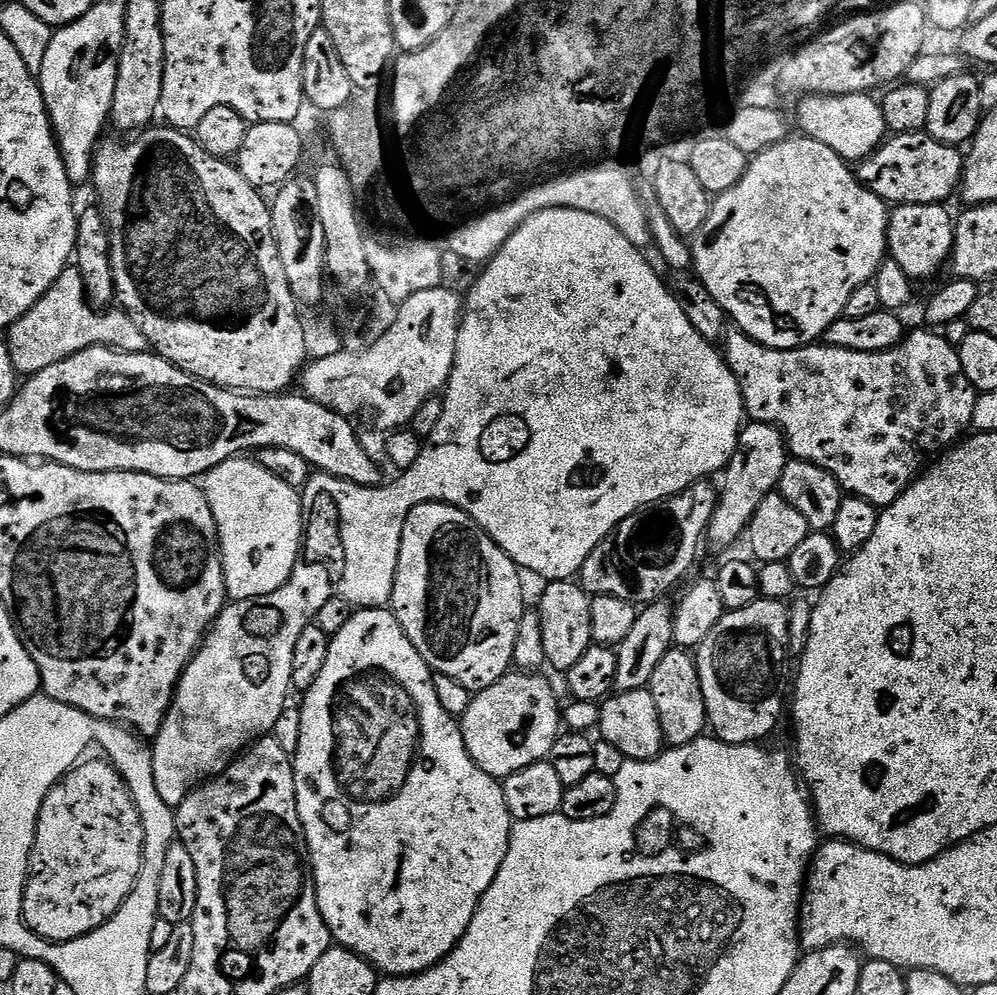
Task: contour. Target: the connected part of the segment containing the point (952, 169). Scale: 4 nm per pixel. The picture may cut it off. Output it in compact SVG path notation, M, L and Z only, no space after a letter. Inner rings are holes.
M902 132L885 139L865 160L859 161L858 179L889 205L944 204L960 187L965 157L959 147L939 144L924 132Z

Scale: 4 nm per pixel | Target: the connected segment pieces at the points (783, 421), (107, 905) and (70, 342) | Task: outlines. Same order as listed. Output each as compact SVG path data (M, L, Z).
M732 330L722 340L722 355L724 361L728 363L728 368L736 376L736 381L740 383L745 413L755 423L772 424L775 428L780 429L784 434L788 451L795 459L808 460L820 468L825 468L840 483L841 489L845 493L862 498L866 502L876 505L877 509L883 510L889 508L911 486L912 481L925 471L929 461L939 457L945 450L951 449L972 428L974 406L978 393L970 382L970 378L966 378L966 374L962 370L958 348L952 345L939 331L928 331L932 332L909 331L900 343L885 352L855 352L854 350L842 350L827 346L778 350L762 346L757 340L750 339L745 332Z
M38 813L28 881L24 884L24 922L28 929L44 940L64 943L102 928L111 916L121 911L119 908L140 876L140 867L146 863L144 838L112 836L112 828L108 828L108 832L88 832L88 836L68 836L68 816L41 816Z
M69 266L58 278L58 282L18 322L14 322L6 333L6 343L10 350L10 358L14 362L17 373L25 377L46 370L46 366L54 366L54 362L62 362L75 352L87 348L115 348L121 352L149 351L146 334L138 330L134 318L130 318L123 310L94 311L85 297L82 274L76 266Z

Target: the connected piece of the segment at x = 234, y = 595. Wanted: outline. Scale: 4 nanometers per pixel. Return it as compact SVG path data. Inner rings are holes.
M233 458L222 462L217 468L211 468L203 477L202 487L210 502L220 539L220 561L224 567L228 600L252 600L255 596L265 596L281 588L292 577L302 556L306 509L301 493L252 458Z

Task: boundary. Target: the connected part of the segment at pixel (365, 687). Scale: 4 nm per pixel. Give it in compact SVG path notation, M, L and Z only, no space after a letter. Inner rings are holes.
M387 607L360 608L353 611L350 622L338 630L338 634L330 639L330 654L326 654L326 666L322 666L322 674L314 678L314 686L303 693L304 704L299 705L302 718L302 738L298 738L298 750L292 762L294 782L296 783L296 805L298 818L304 827L304 837L308 843L308 854L312 862L312 877L316 879L316 901L318 910L332 931L333 941L339 947L356 952L368 961L377 973L388 978L401 976L418 976L440 964L460 944L466 934L474 914L478 910L480 900L490 890L498 870L508 853L508 843L514 823L506 806L506 798L501 781L497 777L486 774L472 761L466 750L464 735L460 732L457 717L446 714L442 710L442 702L438 702L438 694L434 690L433 671L427 662L418 654L418 650L410 642L406 630L398 622L398 618ZM396 692L408 692L412 700L408 704L420 704L420 724L424 724L424 756L420 756L420 764L416 764L416 772L412 772L412 780L408 780L408 788L392 800L392 804L380 804L380 792L372 792L368 784L364 784L364 768L368 768L368 760L372 760L372 748L380 744L380 736L384 736L384 724L388 724L388 716L384 716L384 704L392 704L392 700L400 700Z

